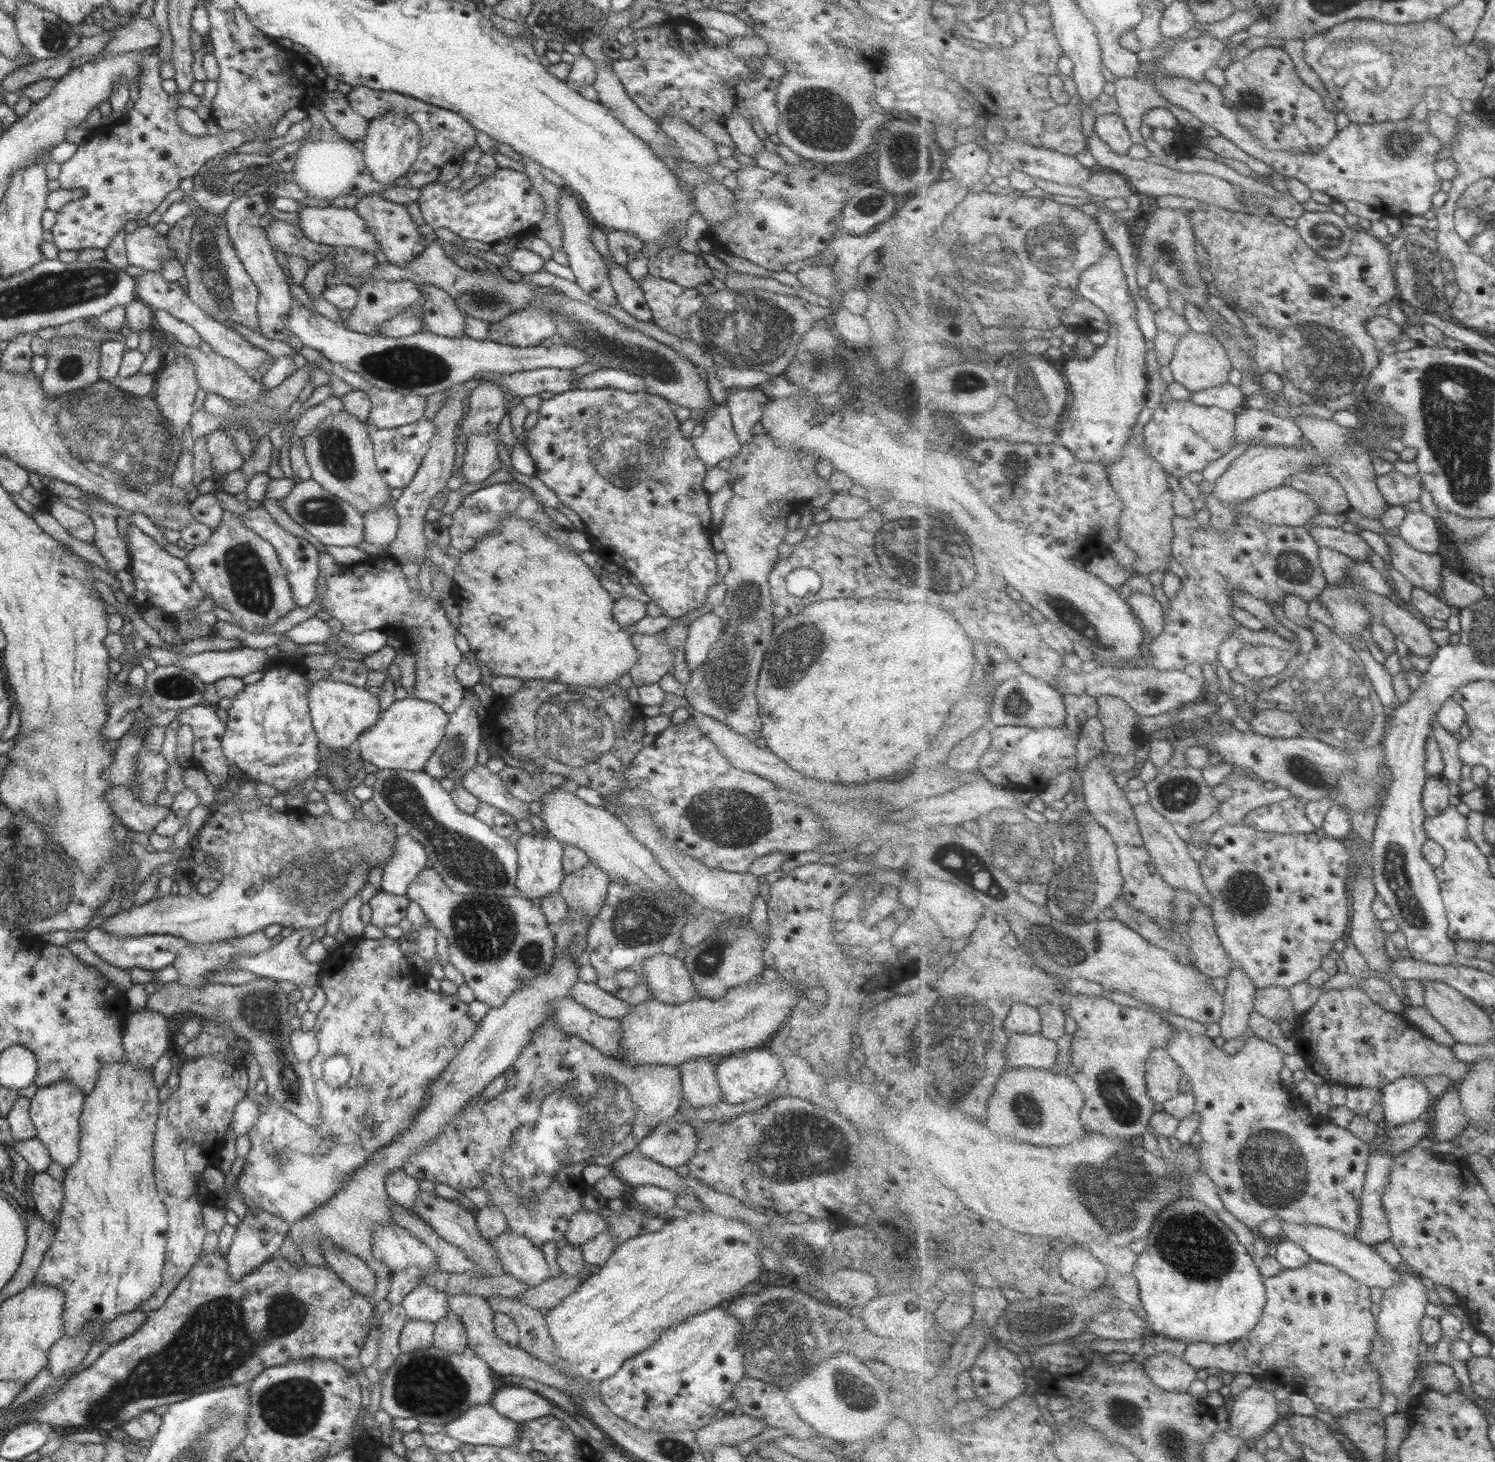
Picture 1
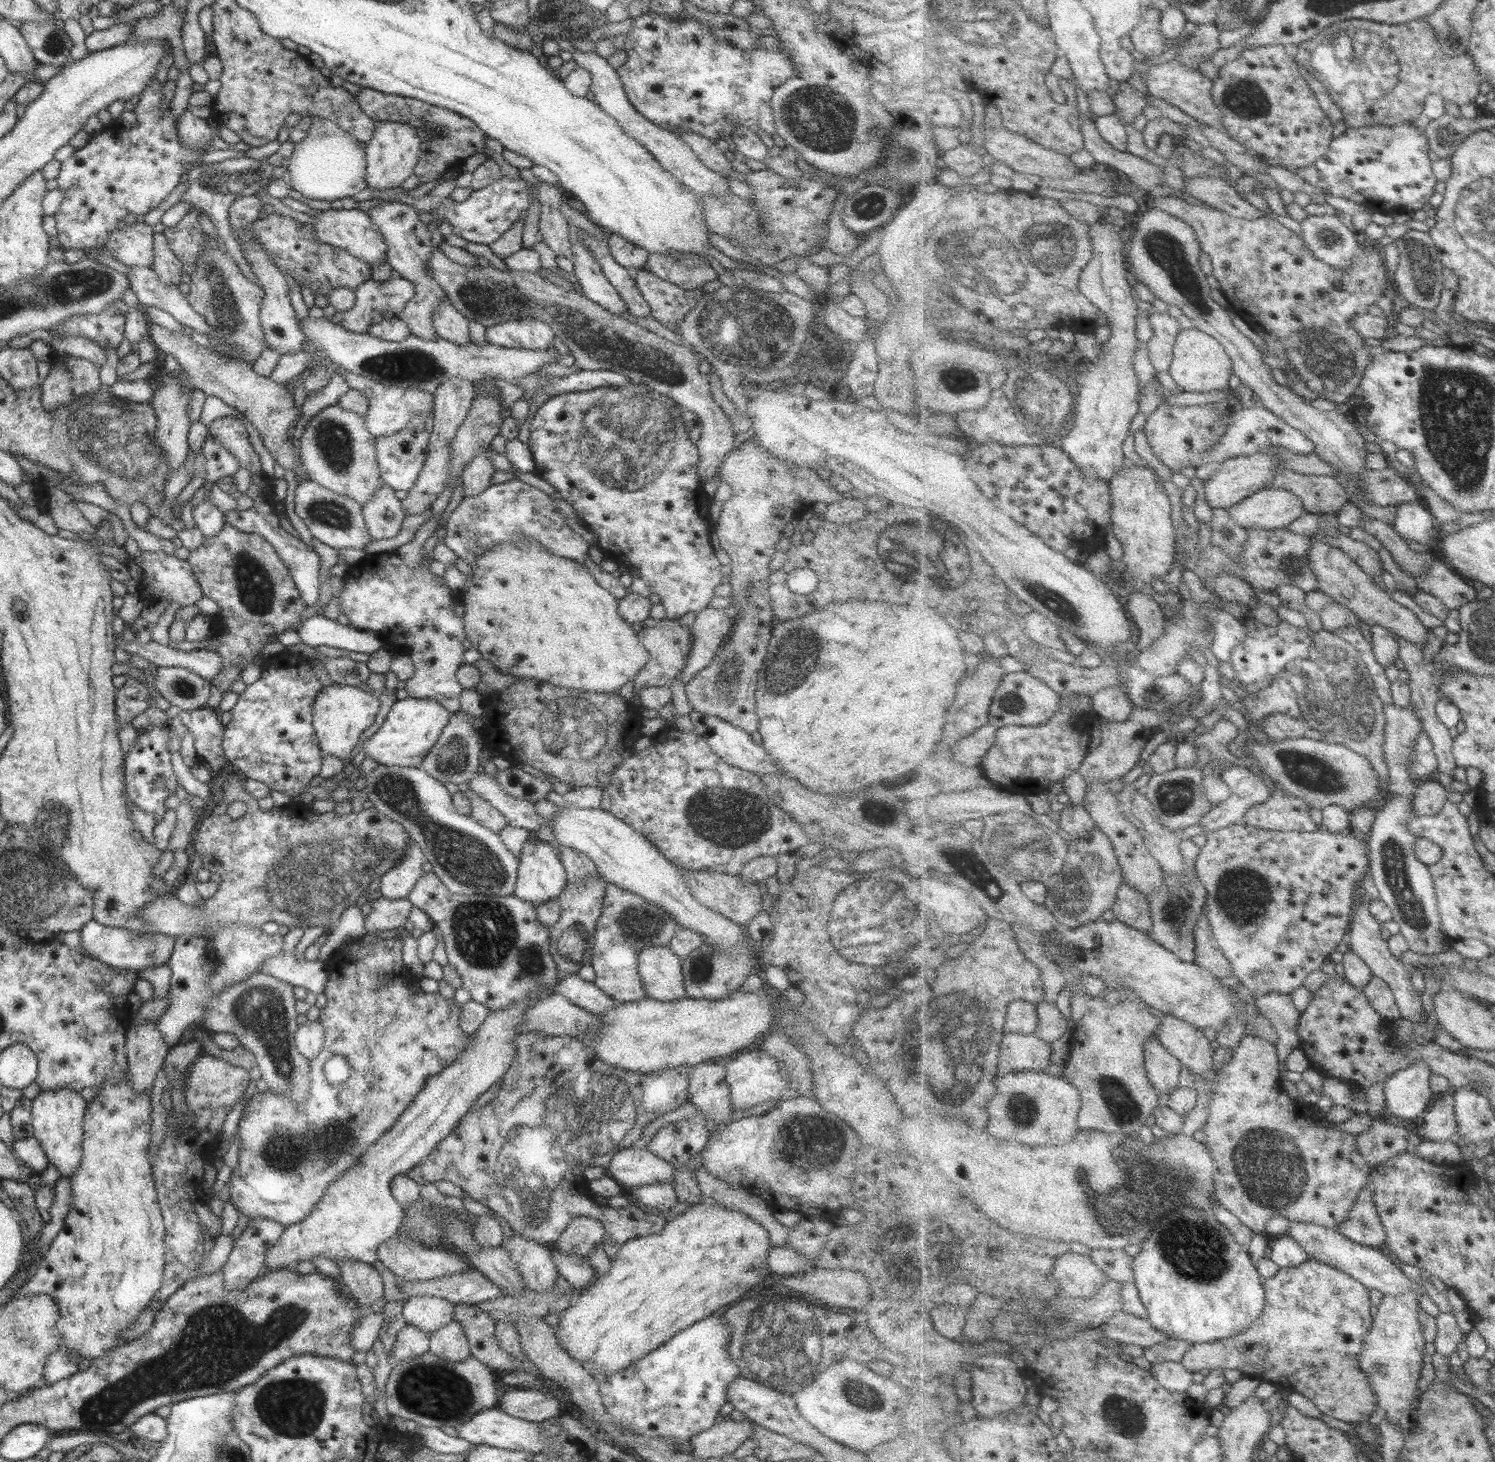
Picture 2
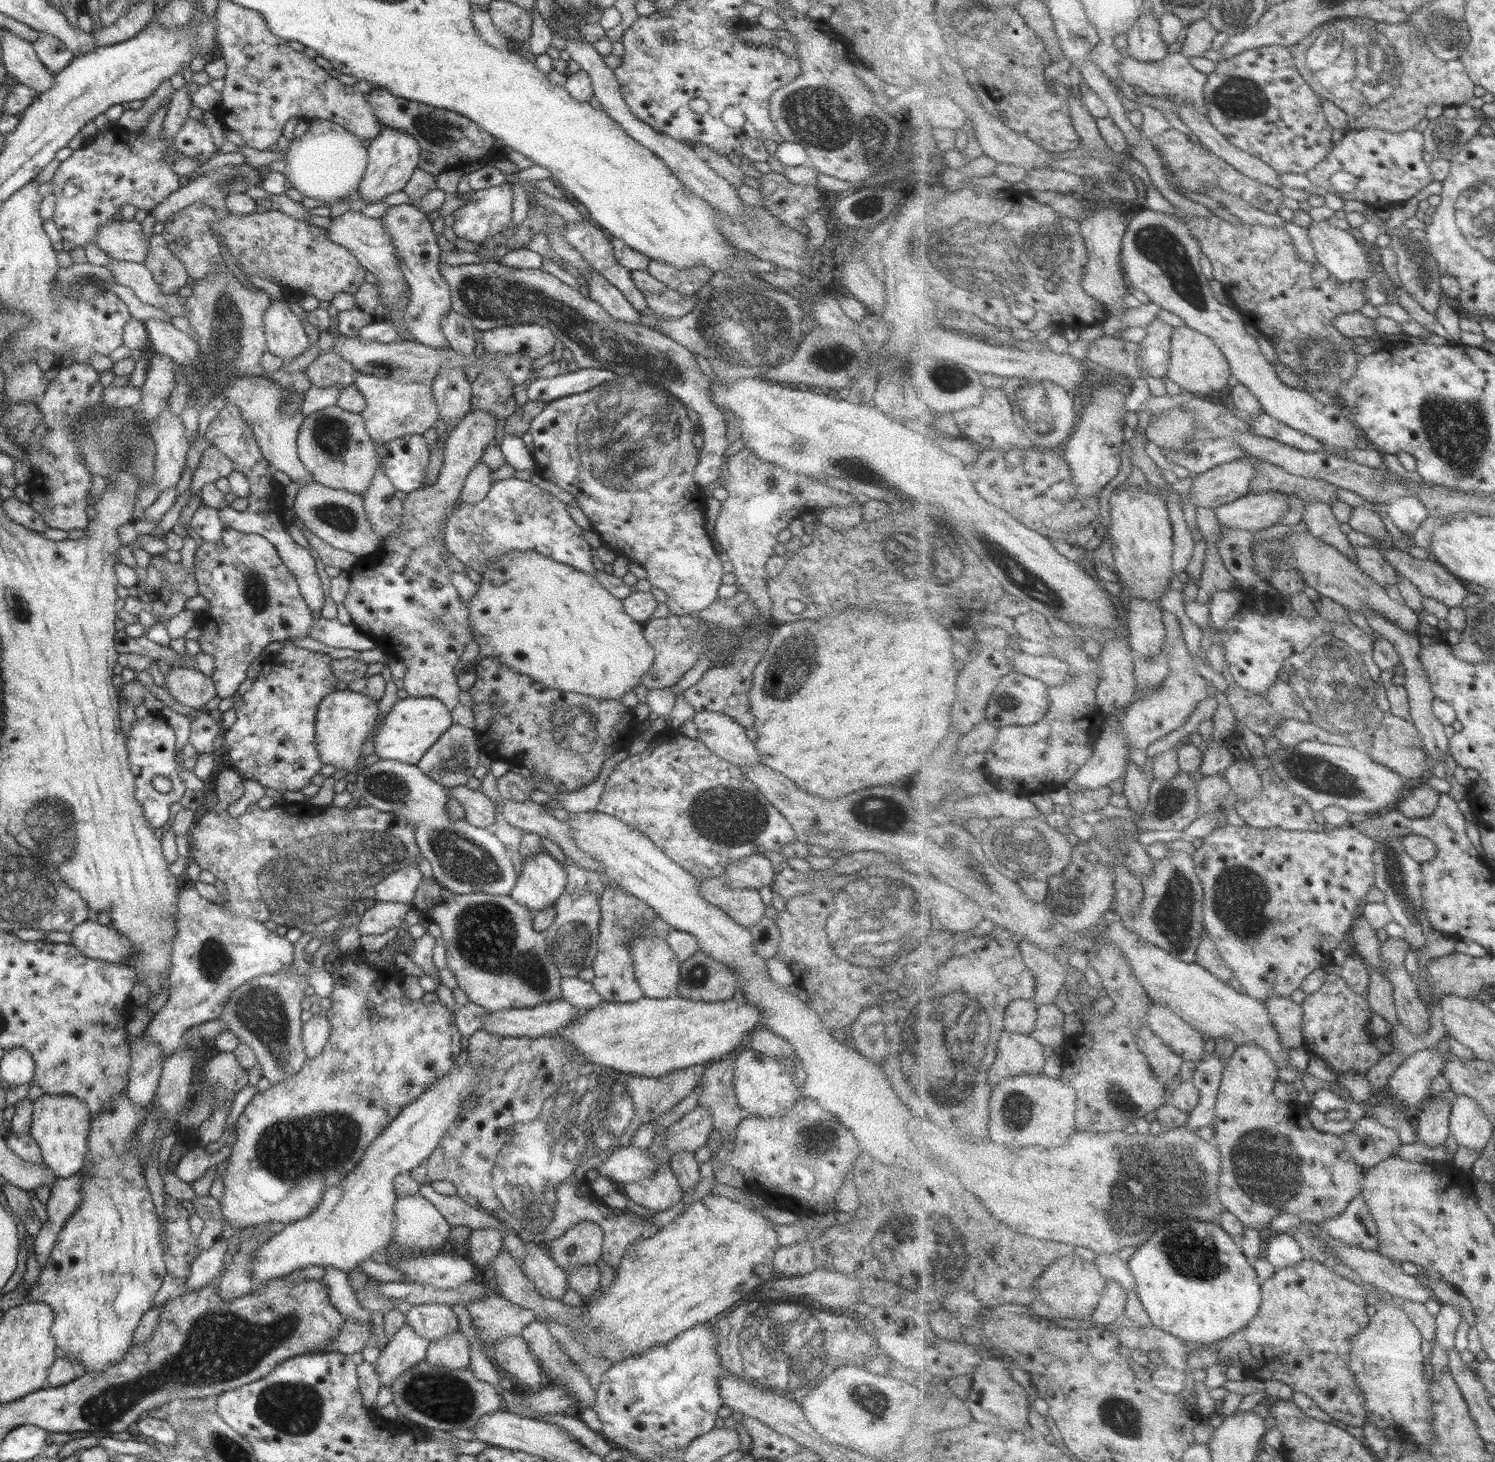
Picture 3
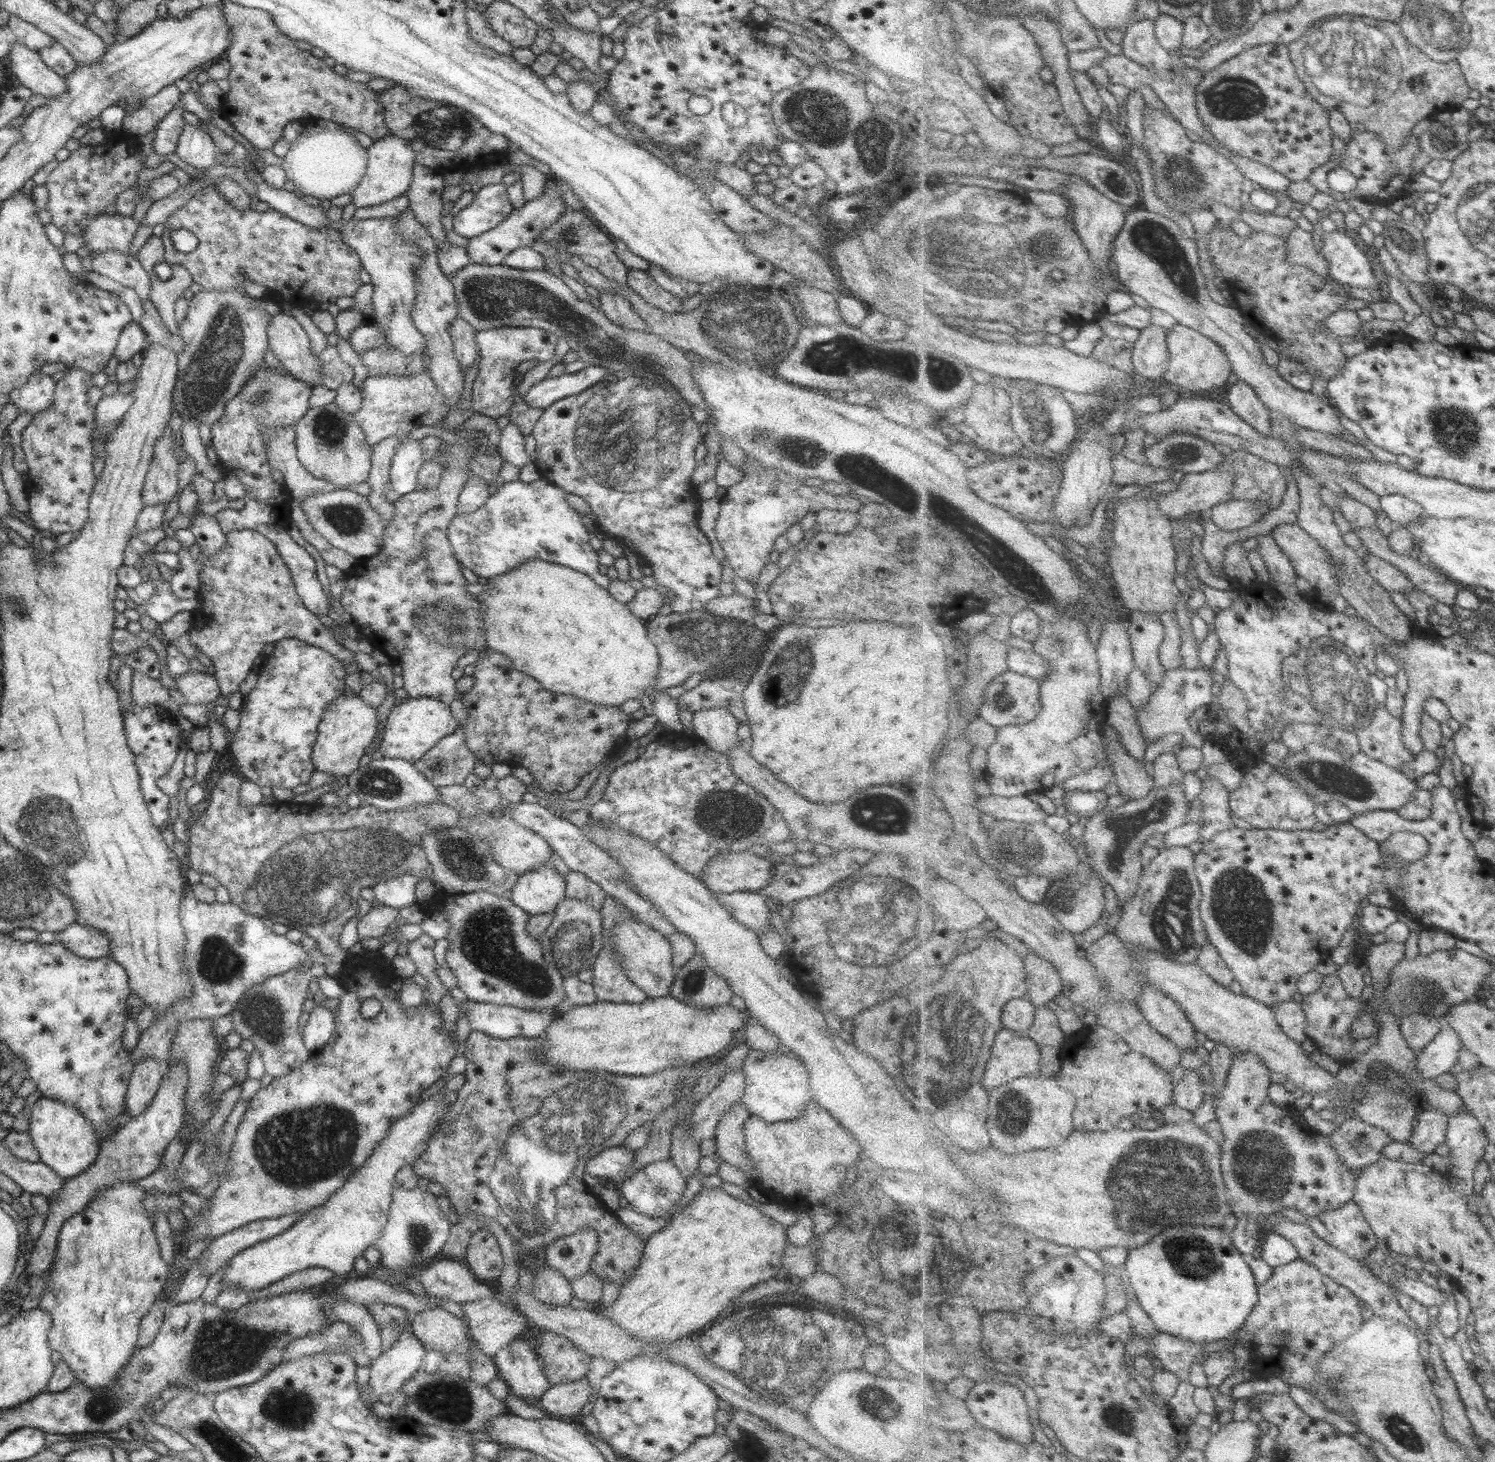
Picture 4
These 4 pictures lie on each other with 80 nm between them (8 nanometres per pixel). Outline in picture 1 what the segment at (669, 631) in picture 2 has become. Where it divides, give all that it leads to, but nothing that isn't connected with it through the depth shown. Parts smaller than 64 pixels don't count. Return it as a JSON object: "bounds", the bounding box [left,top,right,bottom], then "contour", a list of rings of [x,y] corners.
{"bounds":[629,631,673,688],"contour":[[[632,631],[631,643],[638,653],[638,660],[629,674],[637,688],[658,683],[665,674],[672,674],[673,648],[666,646],[657,634],[645,635]]]}

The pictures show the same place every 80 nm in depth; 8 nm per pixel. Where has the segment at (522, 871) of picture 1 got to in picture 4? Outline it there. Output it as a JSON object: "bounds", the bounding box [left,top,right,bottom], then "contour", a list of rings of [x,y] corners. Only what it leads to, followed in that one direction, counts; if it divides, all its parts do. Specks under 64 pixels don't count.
{"bounds":[510,863,565,917],"contour":[[[553,863],[529,868],[510,890],[510,900],[530,917],[554,913],[565,897],[565,875]]]}

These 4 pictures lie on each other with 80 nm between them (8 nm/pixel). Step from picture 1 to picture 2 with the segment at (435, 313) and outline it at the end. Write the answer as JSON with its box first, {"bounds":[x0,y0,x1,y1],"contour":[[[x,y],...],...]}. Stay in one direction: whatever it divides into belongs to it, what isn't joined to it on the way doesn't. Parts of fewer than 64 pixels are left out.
{"bounds":[432,296,470,345],"contour":[[[447,296],[435,306],[432,320],[438,337],[459,345],[470,342],[469,320],[454,308]]]}

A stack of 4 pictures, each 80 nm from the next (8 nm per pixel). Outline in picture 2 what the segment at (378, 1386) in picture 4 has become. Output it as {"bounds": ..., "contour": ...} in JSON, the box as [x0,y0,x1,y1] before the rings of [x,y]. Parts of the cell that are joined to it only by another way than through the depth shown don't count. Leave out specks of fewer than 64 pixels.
{"bounds":[390,1323,430,1365],"contour":[[[406,1323],[398,1333],[396,1342],[391,1349],[390,1363],[397,1365],[401,1360],[420,1356],[429,1351],[430,1334],[418,1327]]]}

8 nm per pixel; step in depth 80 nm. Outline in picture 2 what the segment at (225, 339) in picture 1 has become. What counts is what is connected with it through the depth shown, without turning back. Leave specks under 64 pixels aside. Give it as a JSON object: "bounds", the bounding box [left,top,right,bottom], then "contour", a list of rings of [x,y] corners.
{"bounds":[126,266,211,336],"contour":[[[132,266],[131,269],[132,272],[130,275],[126,275],[129,280],[129,288],[136,293],[140,304],[163,310],[172,315],[180,324],[189,326],[192,330],[196,330],[196,332],[202,334],[202,336],[209,336],[211,326],[206,322],[206,319],[202,318],[200,314],[189,305],[187,295],[178,289],[178,285],[164,284],[150,267]]]}

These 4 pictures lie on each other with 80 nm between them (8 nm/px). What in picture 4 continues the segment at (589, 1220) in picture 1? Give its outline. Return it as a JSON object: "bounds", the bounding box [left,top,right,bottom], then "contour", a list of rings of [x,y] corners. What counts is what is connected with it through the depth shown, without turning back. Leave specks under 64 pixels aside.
{"bounds":[543,1227,599,1282],"contour":[[[584,1227],[549,1244],[543,1252],[543,1257],[546,1263],[559,1270],[571,1282],[571,1280],[577,1279],[591,1268],[591,1264],[597,1255],[598,1247],[599,1234],[593,1231],[592,1228]]]}

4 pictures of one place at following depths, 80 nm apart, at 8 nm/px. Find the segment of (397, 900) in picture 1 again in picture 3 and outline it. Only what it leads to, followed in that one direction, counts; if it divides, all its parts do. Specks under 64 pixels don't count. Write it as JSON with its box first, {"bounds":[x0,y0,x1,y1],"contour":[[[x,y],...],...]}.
{"bounds":[357,901,412,936],"contour":[[[377,901],[360,920],[357,931],[360,936],[382,935],[391,928],[404,928],[405,917],[412,906],[396,902]]]}

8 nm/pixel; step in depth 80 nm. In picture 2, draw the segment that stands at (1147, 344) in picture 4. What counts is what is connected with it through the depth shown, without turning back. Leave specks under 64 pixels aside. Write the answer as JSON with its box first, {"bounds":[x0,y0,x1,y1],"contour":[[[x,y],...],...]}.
{"bounds":[1147,313,1183,372],"contour":[[[1154,313],[1150,318],[1156,334],[1147,345],[1150,359],[1156,372],[1170,372],[1175,357],[1179,334],[1183,331],[1181,323],[1173,314]]]}

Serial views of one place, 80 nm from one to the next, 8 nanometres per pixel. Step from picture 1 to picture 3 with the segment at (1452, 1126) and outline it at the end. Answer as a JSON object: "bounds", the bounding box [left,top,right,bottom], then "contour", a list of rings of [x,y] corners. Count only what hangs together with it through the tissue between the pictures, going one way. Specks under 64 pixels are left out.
{"bounds":[1415,1099,1453,1147],"contour":[[[1426,1099],[1422,1109],[1415,1115],[1418,1142],[1425,1142],[1433,1147],[1447,1144],[1453,1135],[1452,1109],[1453,1105],[1444,1099]]]}

